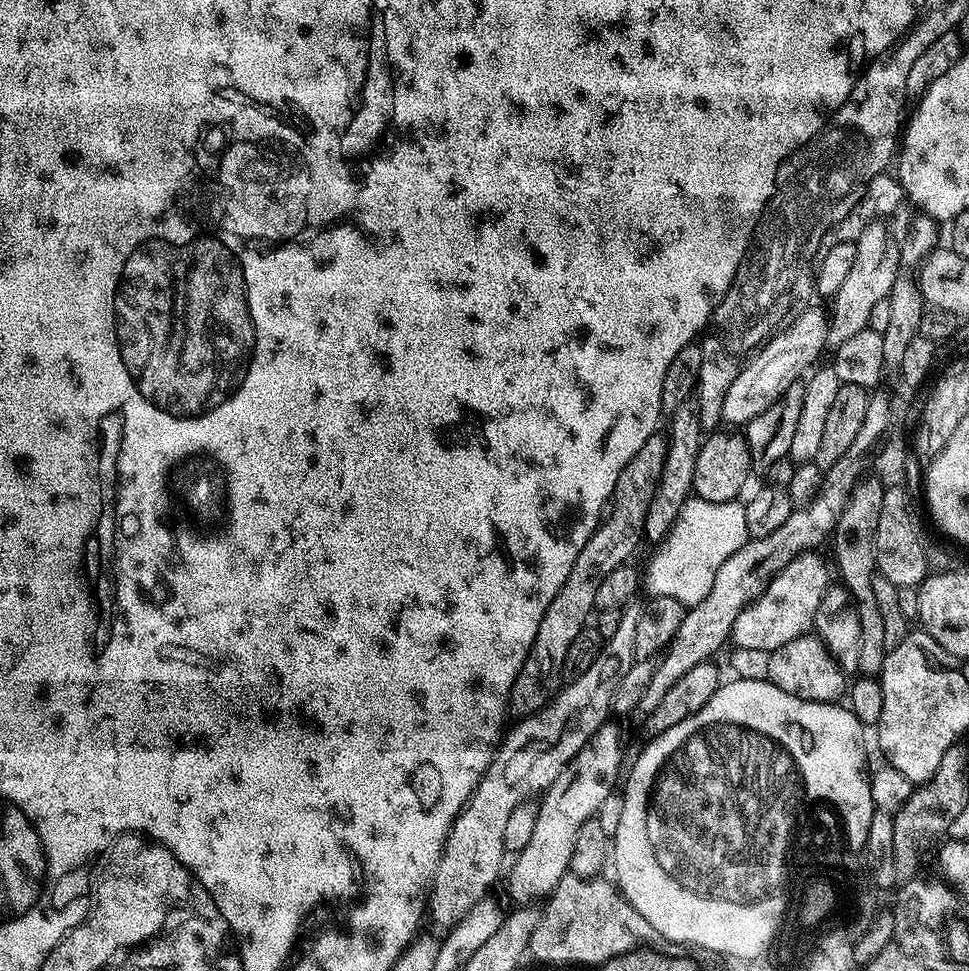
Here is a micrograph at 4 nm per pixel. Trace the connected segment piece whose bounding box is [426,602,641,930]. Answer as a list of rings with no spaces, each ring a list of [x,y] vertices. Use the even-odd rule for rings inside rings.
[[[639,603],[625,604],[618,630],[613,637],[605,640],[590,670],[569,679],[548,707],[534,716],[521,719],[520,725],[503,737],[472,797],[456,815],[440,855],[438,870],[432,879],[426,912],[442,930],[455,927],[479,900],[491,893],[488,891],[495,886],[496,879],[499,876],[501,879],[500,863],[506,860],[503,835],[510,814],[514,813],[516,807],[529,803],[547,791],[554,778],[558,778],[558,774],[562,774],[564,767],[576,757],[578,750],[582,750],[588,739],[609,719],[614,690],[636,659],[634,633],[640,609]]]

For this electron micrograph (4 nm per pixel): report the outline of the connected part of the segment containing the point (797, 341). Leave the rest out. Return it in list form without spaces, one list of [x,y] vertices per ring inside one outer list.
[[[805,307],[795,313],[745,363],[738,374],[738,378],[734,378],[734,382],[730,382],[730,390],[726,390],[726,394],[722,398],[722,410],[720,411],[721,421],[725,425],[736,426],[732,424],[740,424],[740,426],[747,426],[751,420],[758,418],[758,414],[762,414],[762,410],[774,406],[774,402],[780,400],[782,393],[791,384],[797,383],[817,363],[815,360],[820,351],[826,348],[828,320],[825,309],[823,312],[820,308],[812,307]]]

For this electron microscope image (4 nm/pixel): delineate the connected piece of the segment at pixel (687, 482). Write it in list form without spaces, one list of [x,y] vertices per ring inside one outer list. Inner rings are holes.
[[[696,399],[682,402],[674,412],[669,415],[668,432],[666,439],[666,462],[662,466],[662,478],[654,490],[654,498],[650,498],[650,510],[646,510],[644,523],[644,540],[663,542],[668,538],[684,503],[693,495],[694,462],[698,462],[698,450],[702,443],[702,429],[700,426],[700,405]],[[701,435],[701,436],[700,436]]]

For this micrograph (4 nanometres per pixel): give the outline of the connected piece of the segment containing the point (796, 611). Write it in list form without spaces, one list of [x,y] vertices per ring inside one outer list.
[[[810,551],[794,558],[764,587],[764,593],[758,599],[740,611],[730,637],[737,647],[767,654],[813,631],[819,604],[830,587],[828,568],[823,558],[816,555],[820,554]]]

